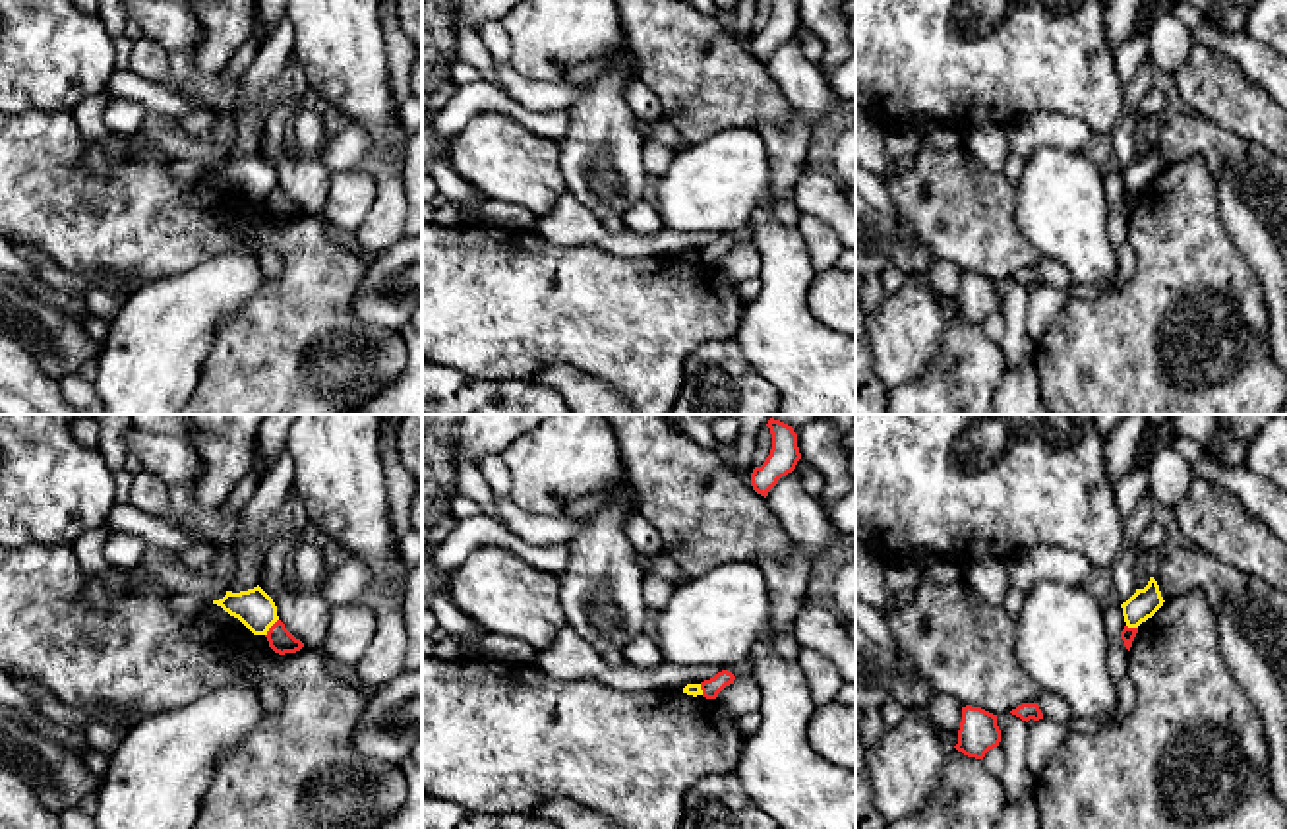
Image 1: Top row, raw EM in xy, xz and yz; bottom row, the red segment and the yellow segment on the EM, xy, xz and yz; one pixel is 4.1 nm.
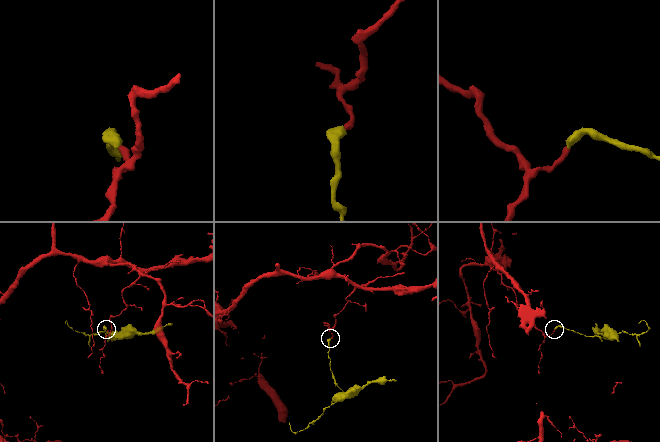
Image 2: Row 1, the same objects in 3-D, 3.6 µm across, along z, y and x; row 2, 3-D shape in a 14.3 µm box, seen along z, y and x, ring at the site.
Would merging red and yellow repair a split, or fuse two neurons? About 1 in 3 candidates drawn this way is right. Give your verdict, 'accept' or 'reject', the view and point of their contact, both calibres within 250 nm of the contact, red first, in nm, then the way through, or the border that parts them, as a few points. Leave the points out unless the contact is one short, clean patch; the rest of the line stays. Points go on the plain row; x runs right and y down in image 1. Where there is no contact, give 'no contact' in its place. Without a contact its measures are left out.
reject; contact xy (269, 194); calibres 100 and 160 nm; border xy (277, 184), (266, 202)

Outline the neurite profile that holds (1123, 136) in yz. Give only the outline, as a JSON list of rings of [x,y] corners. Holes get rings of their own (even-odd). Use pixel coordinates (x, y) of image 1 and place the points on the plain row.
[[[1126,110],[1123,120],[1111,132],[1117,169],[1126,169],[1136,159],[1134,132],[1140,120],[1138,110]]]

